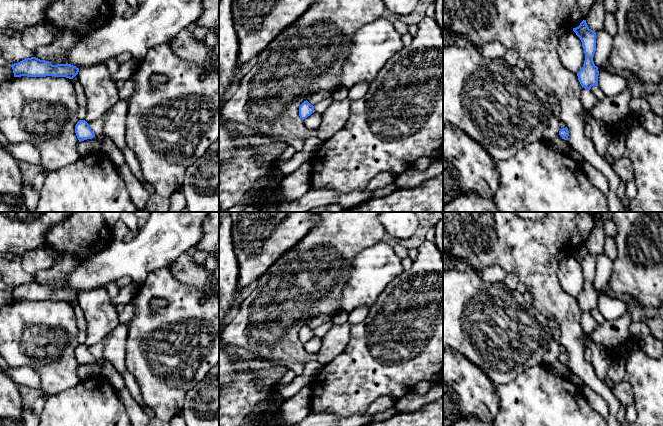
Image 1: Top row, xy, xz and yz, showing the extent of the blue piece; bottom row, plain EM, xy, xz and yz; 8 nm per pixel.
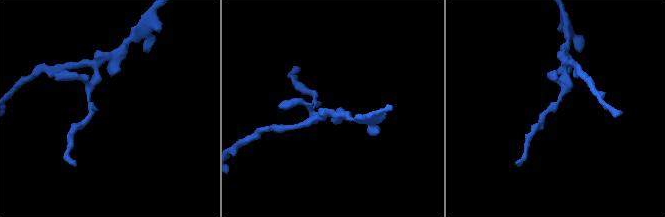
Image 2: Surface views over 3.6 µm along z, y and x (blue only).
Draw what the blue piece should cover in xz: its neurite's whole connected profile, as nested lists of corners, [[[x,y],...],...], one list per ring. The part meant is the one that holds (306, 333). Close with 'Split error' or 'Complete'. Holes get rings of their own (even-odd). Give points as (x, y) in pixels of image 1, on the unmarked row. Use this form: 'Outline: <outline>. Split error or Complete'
Outline: [[[307,324],[304,325],[299,331],[299,340],[302,344],[306,343],[314,336],[314,330],[311,329]]]. Complete

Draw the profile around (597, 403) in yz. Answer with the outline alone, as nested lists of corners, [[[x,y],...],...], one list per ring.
[[[582,385],[581,387],[584,396],[588,400],[591,407],[599,414],[601,414],[604,418],[608,417],[608,407],[606,402],[592,389],[589,387]]]

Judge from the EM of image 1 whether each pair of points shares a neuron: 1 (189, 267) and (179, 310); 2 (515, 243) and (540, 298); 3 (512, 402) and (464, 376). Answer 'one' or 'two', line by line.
1: two
2: one
3: two

